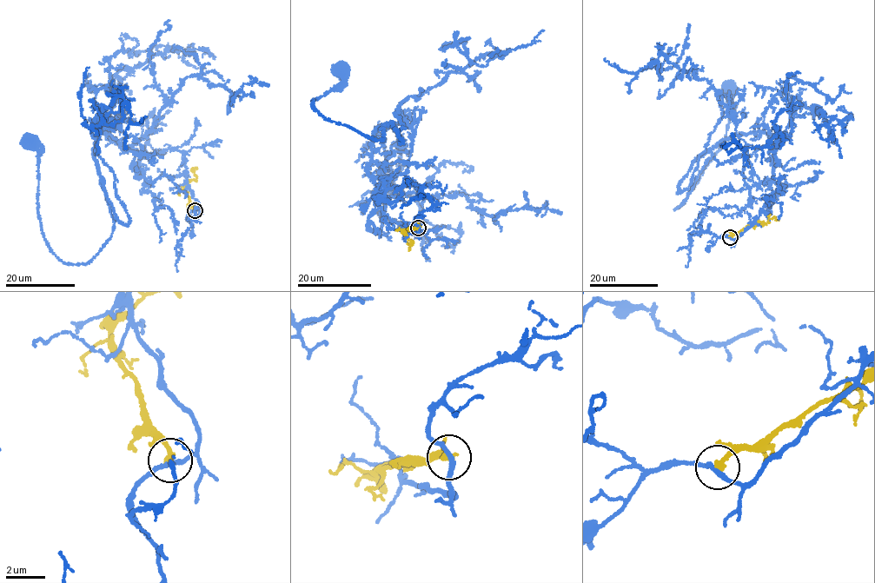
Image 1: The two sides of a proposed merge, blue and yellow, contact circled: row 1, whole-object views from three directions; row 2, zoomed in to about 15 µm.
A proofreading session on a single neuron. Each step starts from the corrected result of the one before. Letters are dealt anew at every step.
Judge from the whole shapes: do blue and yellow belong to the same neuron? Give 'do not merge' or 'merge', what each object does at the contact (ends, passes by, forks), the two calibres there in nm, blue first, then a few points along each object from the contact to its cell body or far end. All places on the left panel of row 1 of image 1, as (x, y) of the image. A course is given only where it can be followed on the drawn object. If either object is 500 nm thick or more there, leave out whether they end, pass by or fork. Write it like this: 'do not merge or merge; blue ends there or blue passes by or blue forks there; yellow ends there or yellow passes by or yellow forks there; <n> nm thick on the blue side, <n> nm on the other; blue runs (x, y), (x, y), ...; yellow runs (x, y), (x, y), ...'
do not merge; blue passes by; yellow ends there; 240 nm thick on the blue side, 320 nm on the other; blue runs (195, 210), (182, 152), (141, 157), (102, 131), (112, 236), (62, 262), (30, 143); yellow runs (195, 210), (184, 188), (195, 178), (196, 167)

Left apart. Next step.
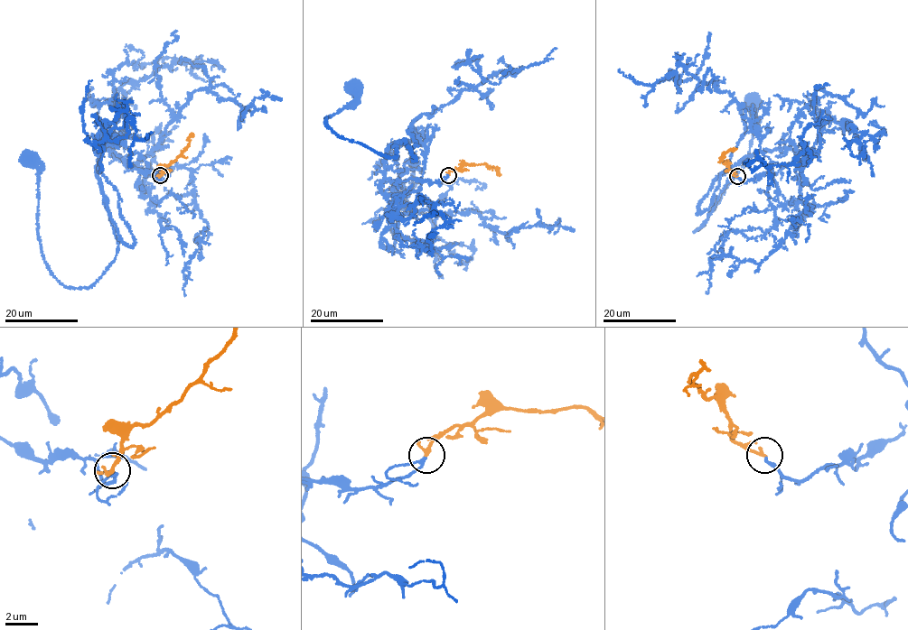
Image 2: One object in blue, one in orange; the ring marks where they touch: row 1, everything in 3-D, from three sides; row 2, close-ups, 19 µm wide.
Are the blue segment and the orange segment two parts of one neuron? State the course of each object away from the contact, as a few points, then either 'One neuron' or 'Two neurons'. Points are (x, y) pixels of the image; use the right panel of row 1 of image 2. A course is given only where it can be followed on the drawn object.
Course of blue: (737, 177), (774, 174), (793, 162), (792, 150), (764, 149), (734, 167), (695, 232), (746, 161), (753, 105). Course of orange: (737, 177), (730, 172), (728, 165), (720, 158), (724, 152), (737, 148). One neuron

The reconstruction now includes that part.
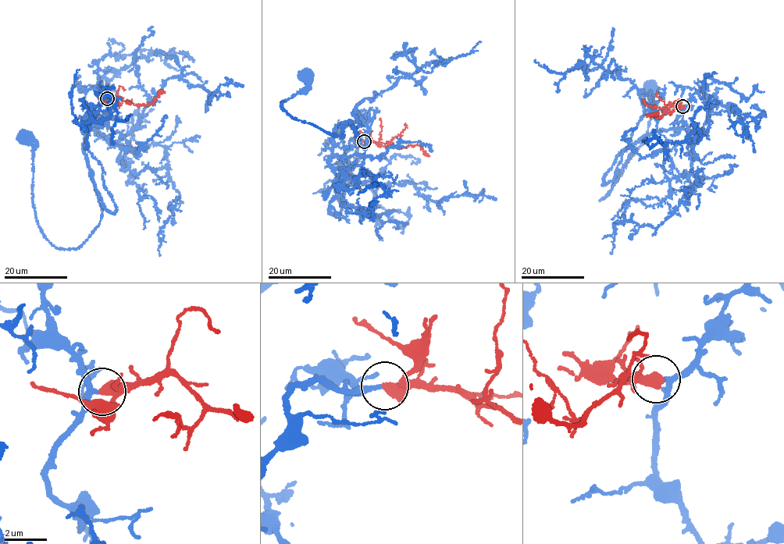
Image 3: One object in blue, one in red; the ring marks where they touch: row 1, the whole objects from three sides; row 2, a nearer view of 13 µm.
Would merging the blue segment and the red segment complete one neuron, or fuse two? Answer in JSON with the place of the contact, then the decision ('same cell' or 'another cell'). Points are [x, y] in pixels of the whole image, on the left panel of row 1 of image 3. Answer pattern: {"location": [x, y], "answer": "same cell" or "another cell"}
{"location": [107, 98], "answer": "same cell"}

